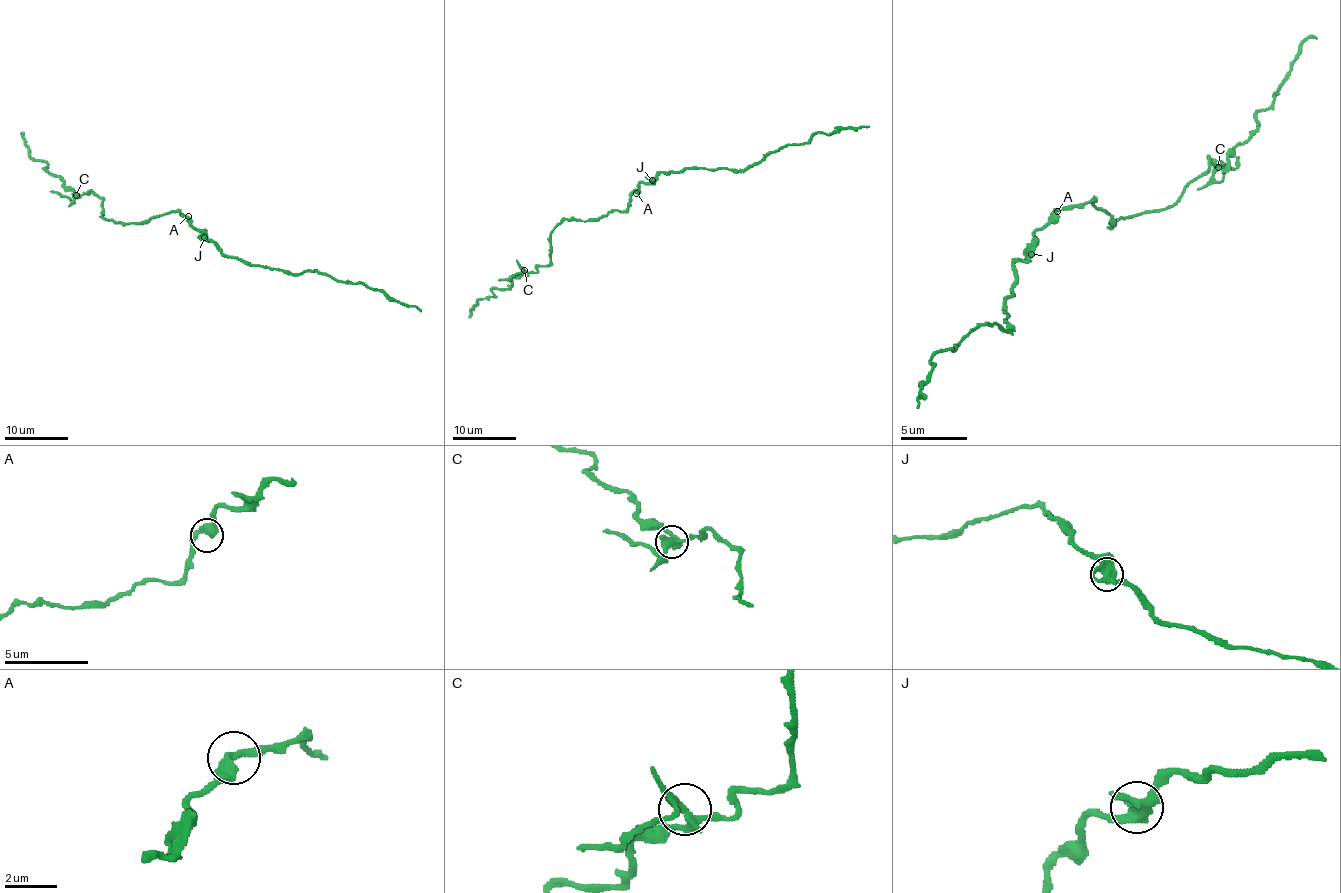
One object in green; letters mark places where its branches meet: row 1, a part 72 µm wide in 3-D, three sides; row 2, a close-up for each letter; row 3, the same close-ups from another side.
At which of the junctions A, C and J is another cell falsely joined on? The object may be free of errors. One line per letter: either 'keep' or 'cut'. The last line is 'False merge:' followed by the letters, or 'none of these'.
A: keep
C: cut
J: keep
False merge: C

